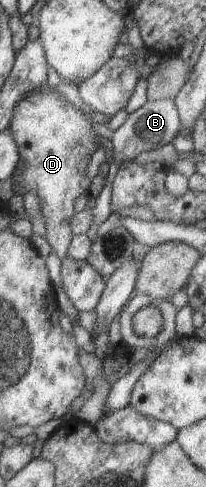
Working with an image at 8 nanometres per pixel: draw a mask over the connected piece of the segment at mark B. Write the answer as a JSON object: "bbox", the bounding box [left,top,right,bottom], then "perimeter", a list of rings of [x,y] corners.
{"bbox":[109,100,179,165],"perimeter":[[[173,100],[145,101],[142,106],[136,108],[132,113],[128,113],[121,126],[112,131],[109,140],[113,146],[113,162],[119,165],[122,161],[130,161],[140,152],[156,150],[156,148],[172,142],[173,138],[179,134],[176,128],[178,124],[179,116]]]}

